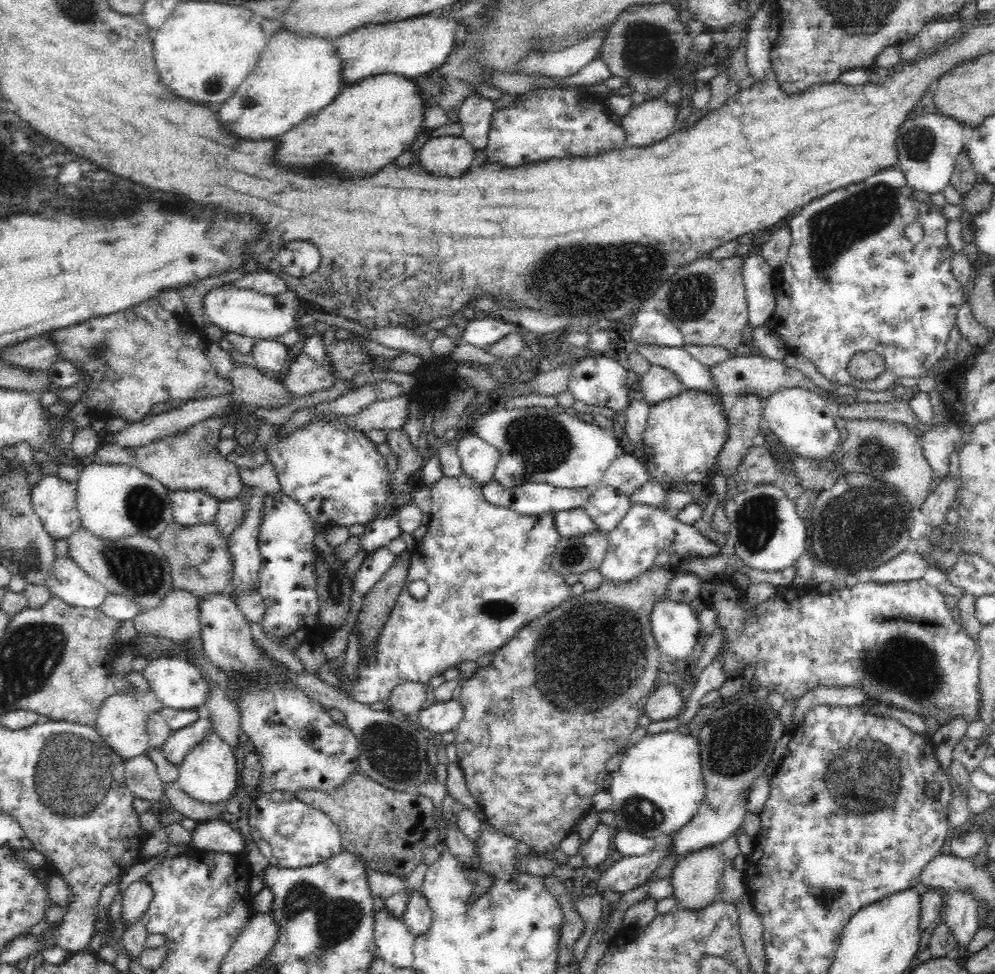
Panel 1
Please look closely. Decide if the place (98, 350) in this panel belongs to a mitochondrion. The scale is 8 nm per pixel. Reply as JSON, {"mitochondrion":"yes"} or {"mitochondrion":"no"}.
{"mitochondrion":"yes"}

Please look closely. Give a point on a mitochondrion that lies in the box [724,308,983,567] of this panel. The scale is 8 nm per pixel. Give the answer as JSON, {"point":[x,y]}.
{"point":[758,518]}

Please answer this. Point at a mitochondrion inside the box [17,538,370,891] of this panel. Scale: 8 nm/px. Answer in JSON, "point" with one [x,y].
{"point":[72,779]}

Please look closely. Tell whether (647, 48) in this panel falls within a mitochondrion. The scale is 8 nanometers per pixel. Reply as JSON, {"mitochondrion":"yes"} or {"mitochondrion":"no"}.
{"mitochondrion":"yes"}

